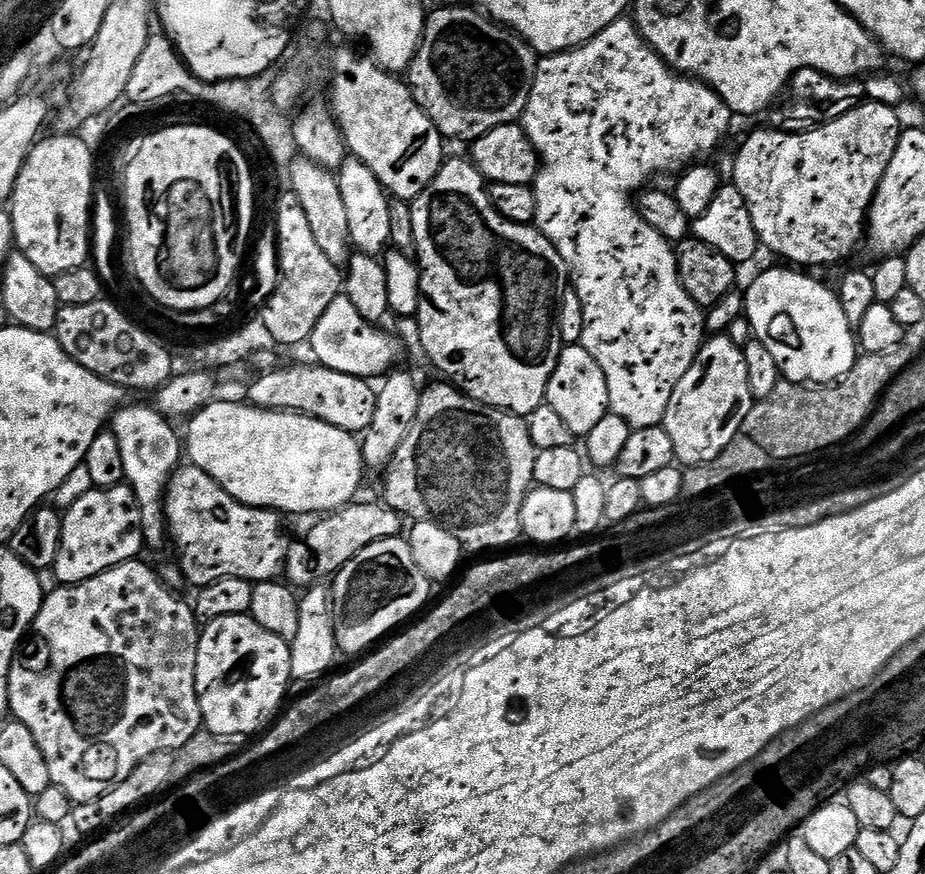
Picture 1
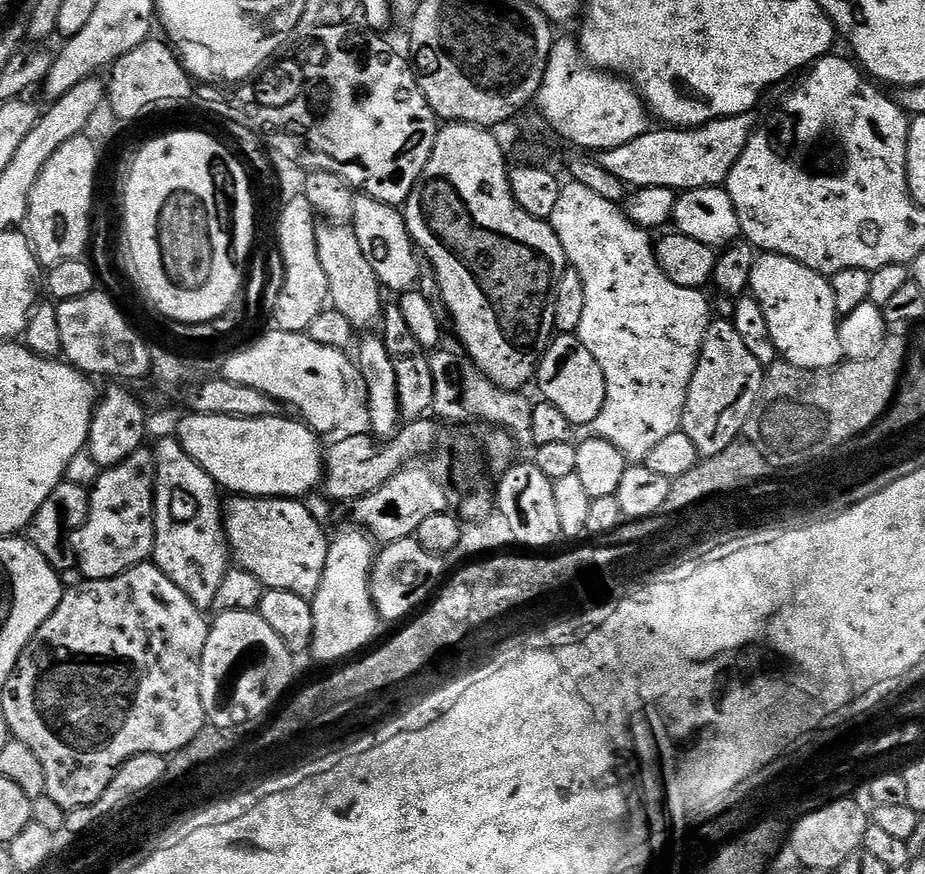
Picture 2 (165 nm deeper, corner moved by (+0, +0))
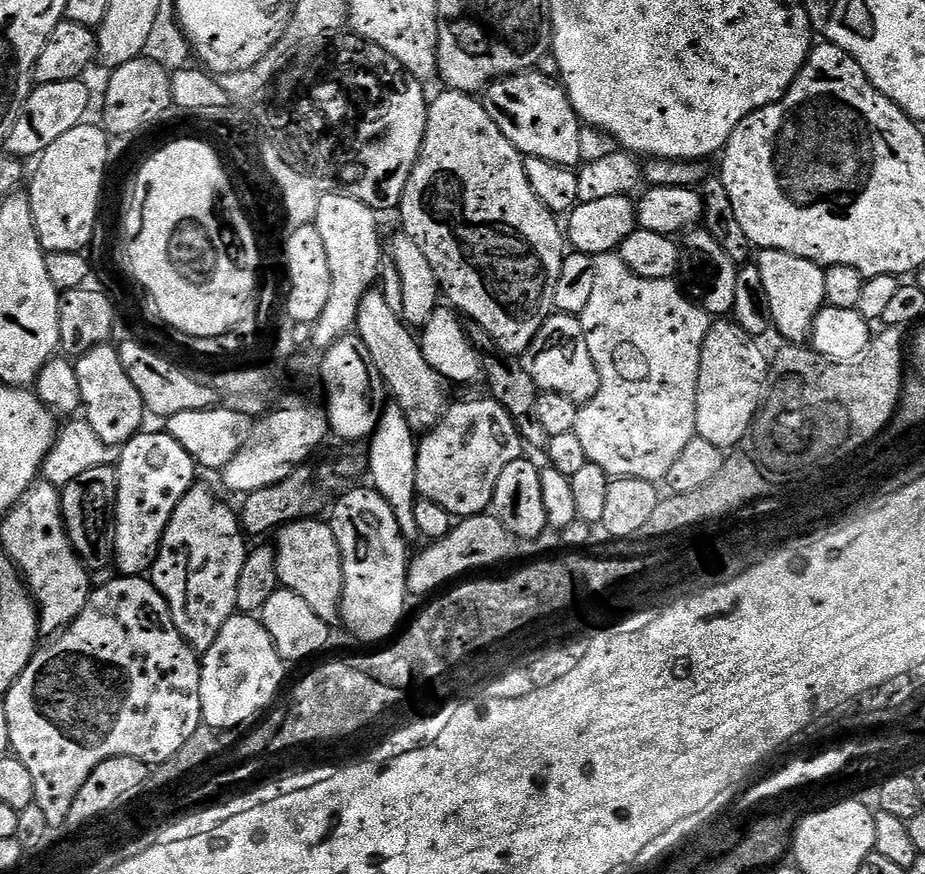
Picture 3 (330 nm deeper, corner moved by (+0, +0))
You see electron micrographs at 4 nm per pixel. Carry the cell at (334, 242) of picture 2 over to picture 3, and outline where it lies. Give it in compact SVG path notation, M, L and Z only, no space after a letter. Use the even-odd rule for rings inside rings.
M369 290L360 299L354 332L364 343L364 351L372 361L382 384L384 379L383 387L387 389L390 396L392 391L391 399L402 410L413 433L427 433L428 429L434 427L444 415L446 399L444 400L444 392L440 389L442 377L434 371L430 362L426 362L420 349L420 341L414 335L413 329L402 322L397 312L390 310L383 292Z

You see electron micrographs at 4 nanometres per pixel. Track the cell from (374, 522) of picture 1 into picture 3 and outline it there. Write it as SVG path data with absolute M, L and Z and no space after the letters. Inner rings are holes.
M464 400L461 404L449 403L444 415L434 427L419 437L416 446L416 495L421 500L438 502L442 510L446 510L453 518L478 516L487 513L492 507L494 486L498 486L498 478L502 470L510 466L510 462L521 459L525 455L526 444L516 428L516 421L498 401Z

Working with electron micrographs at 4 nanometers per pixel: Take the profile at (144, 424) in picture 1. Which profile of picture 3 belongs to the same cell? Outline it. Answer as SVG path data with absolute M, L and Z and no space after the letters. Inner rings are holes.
M193 486L178 502L164 531L156 561L152 563L150 579L158 594L166 598L174 626L178 626L178 634L182 634L195 652L203 654L214 646L214 638L218 638L222 626L226 626L231 616L237 615L238 574L242 574L250 544L241 529L237 513L233 509L231 512L210 489L200 487Z

